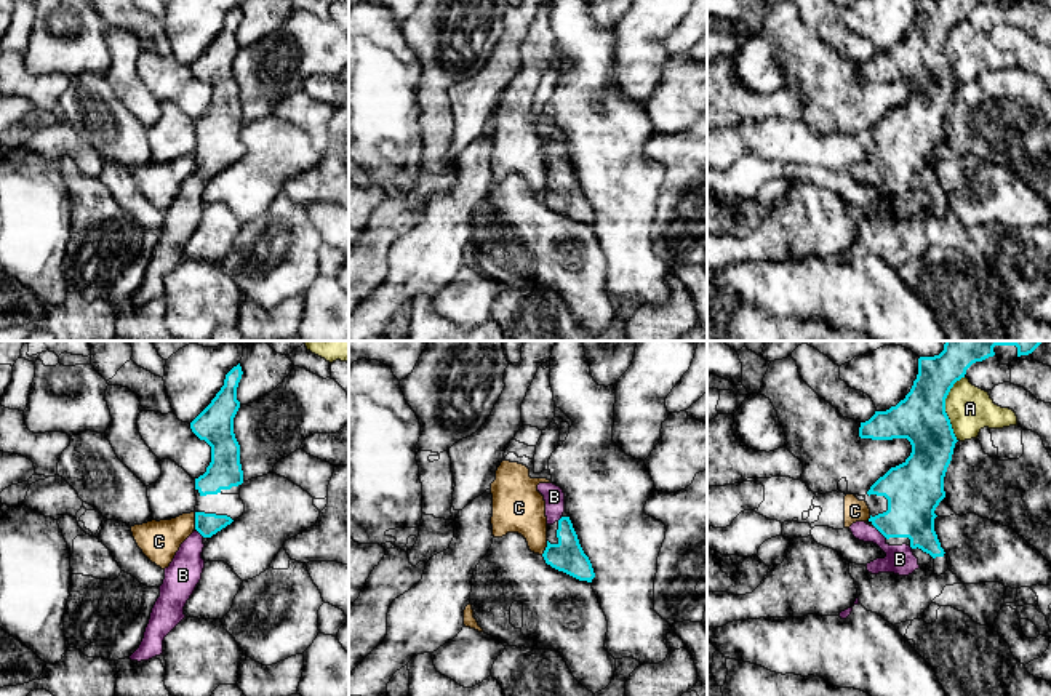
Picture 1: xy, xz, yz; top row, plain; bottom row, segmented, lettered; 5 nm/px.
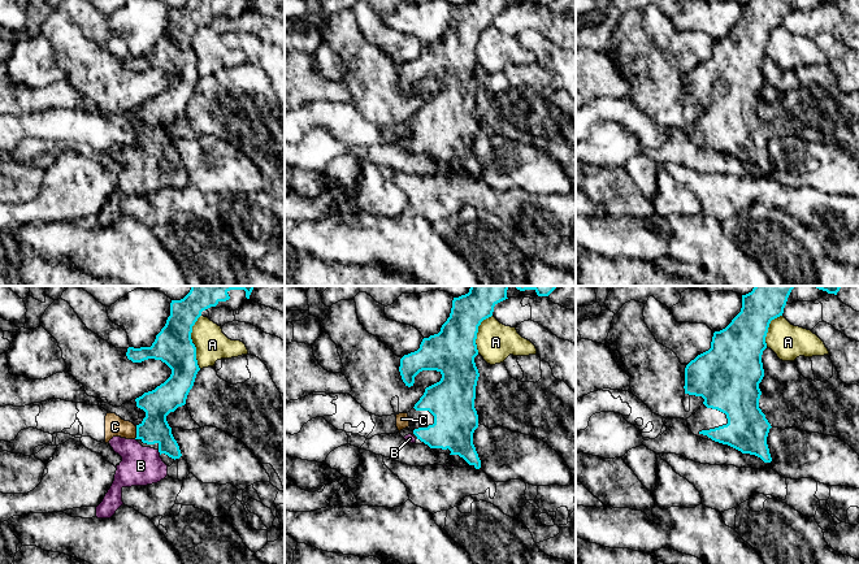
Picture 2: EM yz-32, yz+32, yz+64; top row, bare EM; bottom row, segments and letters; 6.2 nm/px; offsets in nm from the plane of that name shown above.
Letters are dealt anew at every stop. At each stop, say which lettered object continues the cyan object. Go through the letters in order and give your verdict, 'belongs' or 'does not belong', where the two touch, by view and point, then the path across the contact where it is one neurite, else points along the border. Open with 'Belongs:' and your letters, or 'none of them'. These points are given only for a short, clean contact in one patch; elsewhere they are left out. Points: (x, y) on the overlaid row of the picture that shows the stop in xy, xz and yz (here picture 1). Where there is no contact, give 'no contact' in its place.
Belongs: B
A: does not belong | yz (944, 407)
B: belongs | yz (882, 533)
C: does not belong | xy (195, 520) | along xy (194, 512), (195, 528)

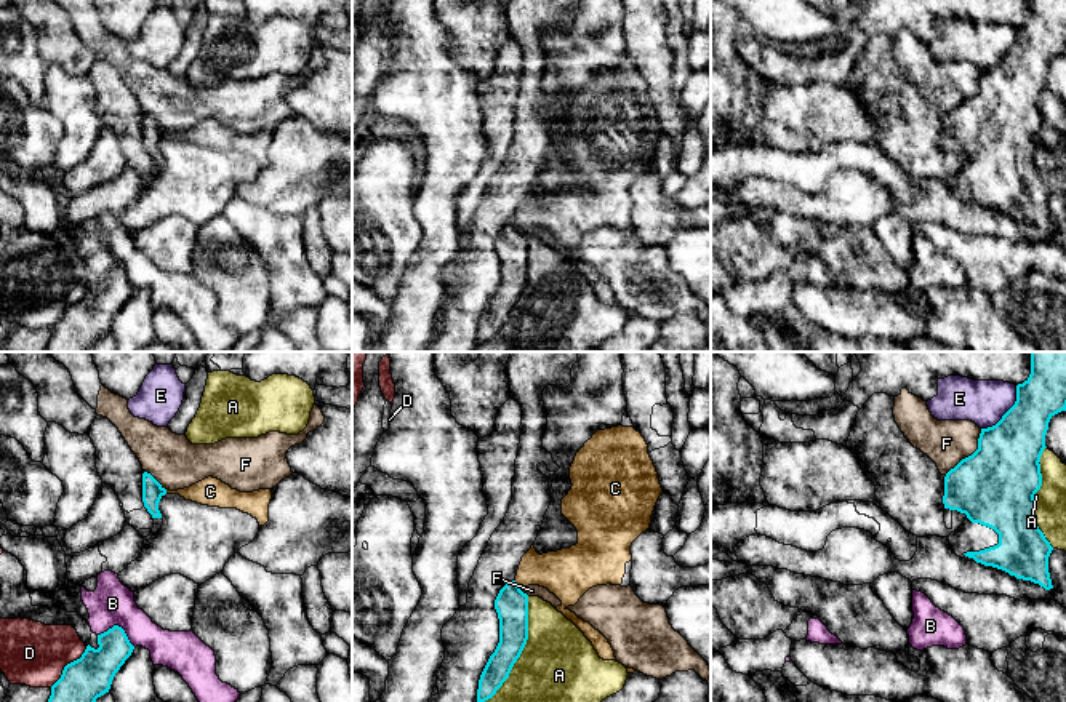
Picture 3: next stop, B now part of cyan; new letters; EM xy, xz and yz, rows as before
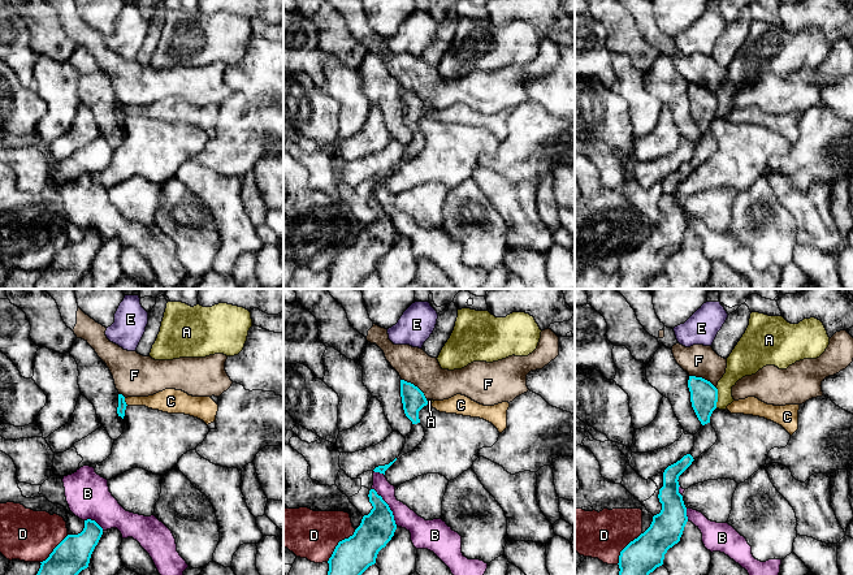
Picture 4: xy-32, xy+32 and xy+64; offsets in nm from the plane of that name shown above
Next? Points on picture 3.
Belongs: none of them
A: does not belong | xz (522, 650)
B: does not belong | xy (117, 626) | along xy (98, 634), (119, 626), (135, 646)
C: does not belong | xz (516, 584) | along xz (514, 581), (517, 586)
D: does not belong | xy (68, 664)
E: does not belong | yz (1007, 411)
F: does not belong | yz (972, 454) | along yz (981, 429), (977, 448), (945, 474)

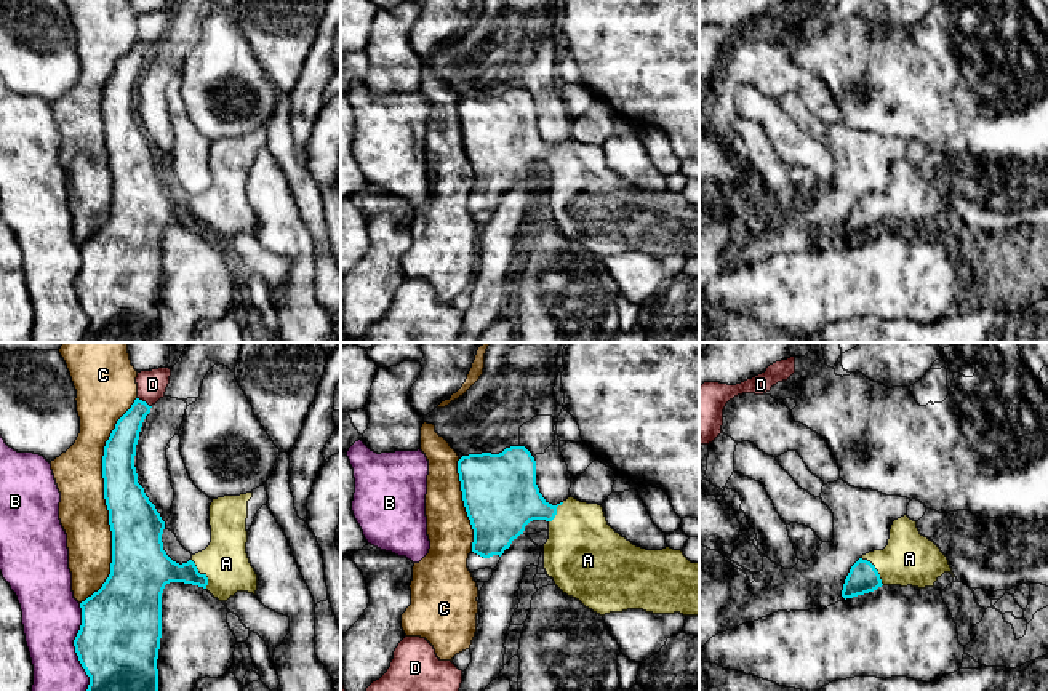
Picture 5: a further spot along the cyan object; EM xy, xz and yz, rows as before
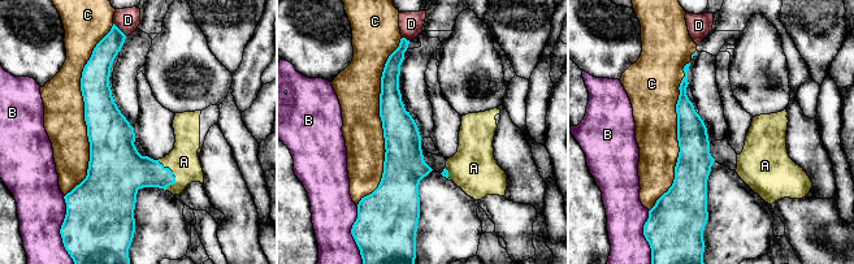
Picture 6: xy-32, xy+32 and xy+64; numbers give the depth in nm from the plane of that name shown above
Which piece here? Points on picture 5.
Belongs: A
A: belongs | xy (202, 575) | across xy (152, 570), (202, 575), (226, 563)
B: does not belong | xy (74, 645)
C: does not belong | xy (106, 503)
D: does not belong | xy (144, 402)

